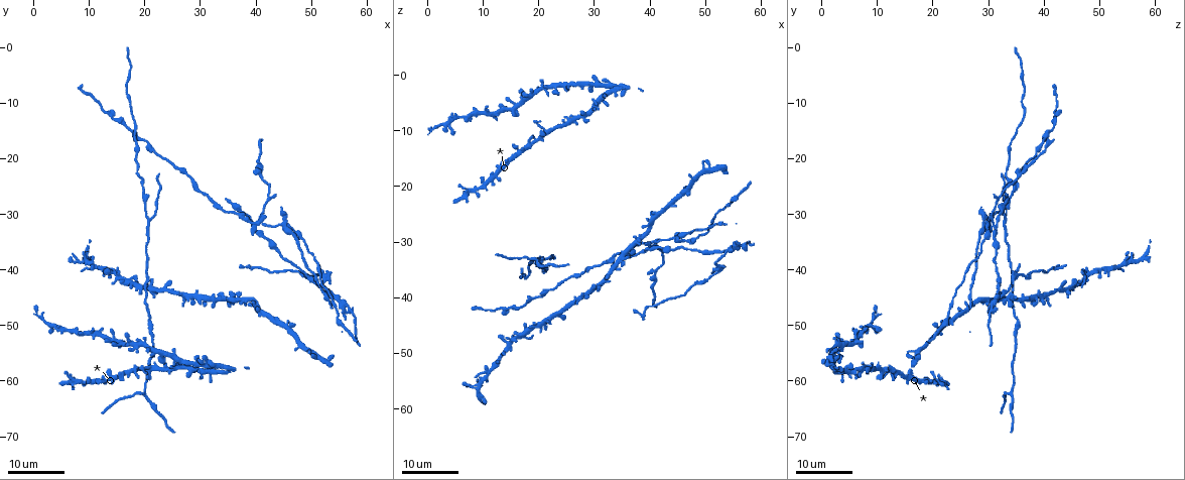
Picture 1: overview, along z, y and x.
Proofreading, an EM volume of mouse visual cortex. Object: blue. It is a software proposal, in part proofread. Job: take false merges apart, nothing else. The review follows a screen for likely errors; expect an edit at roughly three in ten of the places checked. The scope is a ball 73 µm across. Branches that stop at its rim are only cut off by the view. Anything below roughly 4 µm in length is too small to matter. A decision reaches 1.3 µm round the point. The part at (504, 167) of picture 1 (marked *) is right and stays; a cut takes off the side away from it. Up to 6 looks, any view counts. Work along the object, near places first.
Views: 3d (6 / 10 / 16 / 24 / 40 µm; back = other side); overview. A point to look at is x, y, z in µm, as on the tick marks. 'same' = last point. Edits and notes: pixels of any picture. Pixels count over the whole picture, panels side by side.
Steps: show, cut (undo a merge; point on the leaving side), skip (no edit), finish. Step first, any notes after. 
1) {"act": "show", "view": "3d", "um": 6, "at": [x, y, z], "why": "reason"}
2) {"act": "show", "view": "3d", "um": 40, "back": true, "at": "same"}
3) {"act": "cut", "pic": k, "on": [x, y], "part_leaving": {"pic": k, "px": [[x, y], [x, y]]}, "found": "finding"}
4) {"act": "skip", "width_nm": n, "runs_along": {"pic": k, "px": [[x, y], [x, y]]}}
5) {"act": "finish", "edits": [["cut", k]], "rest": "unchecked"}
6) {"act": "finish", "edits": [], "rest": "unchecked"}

{"act": "show", "view": "3d", "um": 24, "at": [20.0, 62.5, 34.0], "why": "a fork"}

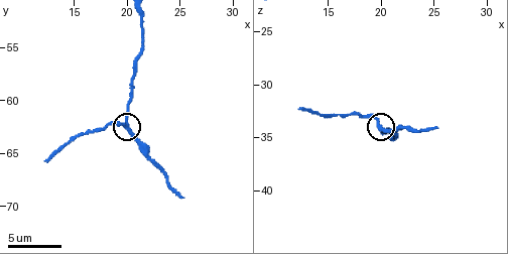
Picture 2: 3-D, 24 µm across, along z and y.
{"act": "show", "view": "3d", "um": 6, "at": [20.0, 62.2, 34.0]}

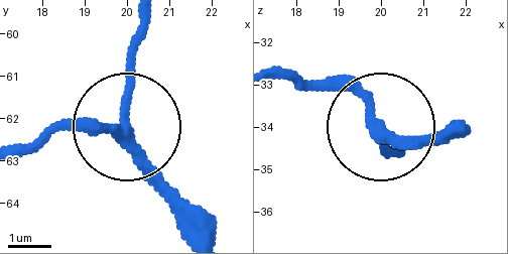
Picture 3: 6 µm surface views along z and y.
{"act": "skip", "width_nm": 240, "found": "one neuron here"}

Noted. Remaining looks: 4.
{"act": "show", "view": "3d", "um": 16, "at": [20.5, 31.5, 33.5], "why": "arms part here"}

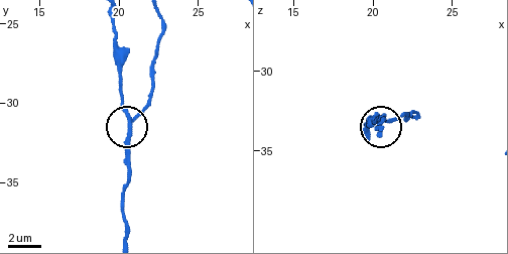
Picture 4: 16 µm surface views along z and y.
{"act": "show", "view": "3d", "um": 6, "at": [20.9, 31.0, 33.1], "why": "closer look"}

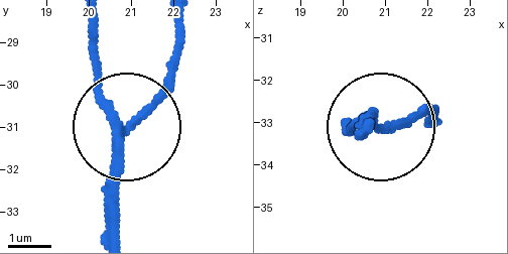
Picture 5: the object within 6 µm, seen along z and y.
{"act": "cut", "pic": 5, "on": [160, 101], "arms": 3, "part_leaving": {"pic": 5, "px": [[114, 143], [164, 82], [179, 17]]}, "found": "two neurons meet here"}

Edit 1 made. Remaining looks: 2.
{"act": "show", "view": "3d", "um": 24, "at": [18.5, 16.0, 40.0]}

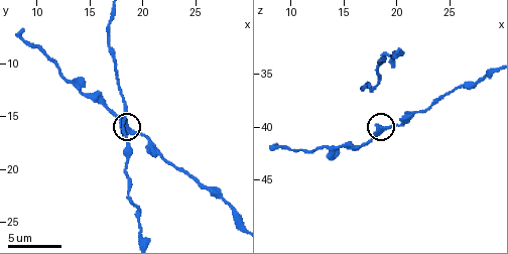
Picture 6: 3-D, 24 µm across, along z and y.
{"act": "show", "view": "3d", "um": 6, "at": [18.8, 16.2, 40.2], "why": "zoom in"}

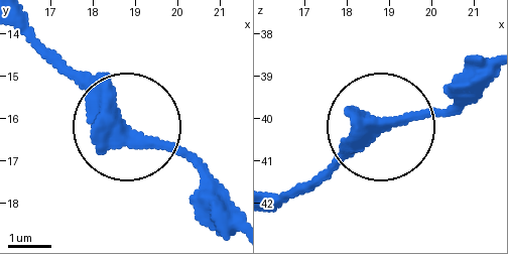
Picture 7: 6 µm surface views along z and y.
{"act": "skip", "found": "all the same neuron"}

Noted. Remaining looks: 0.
{"act": "finish", "edits": [["cut", 5]], "rest": "unchecked"}

